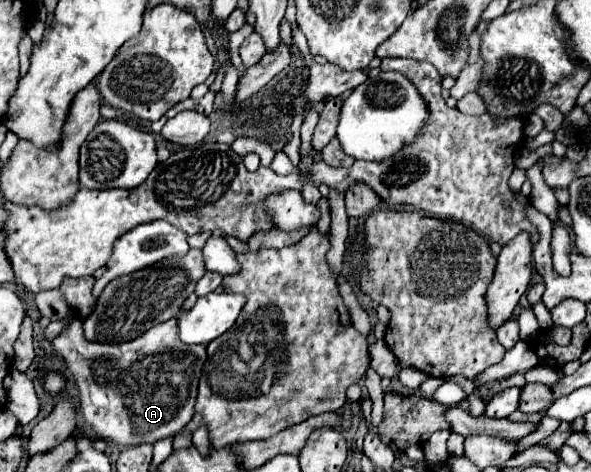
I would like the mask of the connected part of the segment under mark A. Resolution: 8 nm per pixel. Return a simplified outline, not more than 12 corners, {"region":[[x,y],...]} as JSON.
{"region":[[175,319],[121,345],[57,335],[85,425],[121,447],[193,417],[205,345]]}

